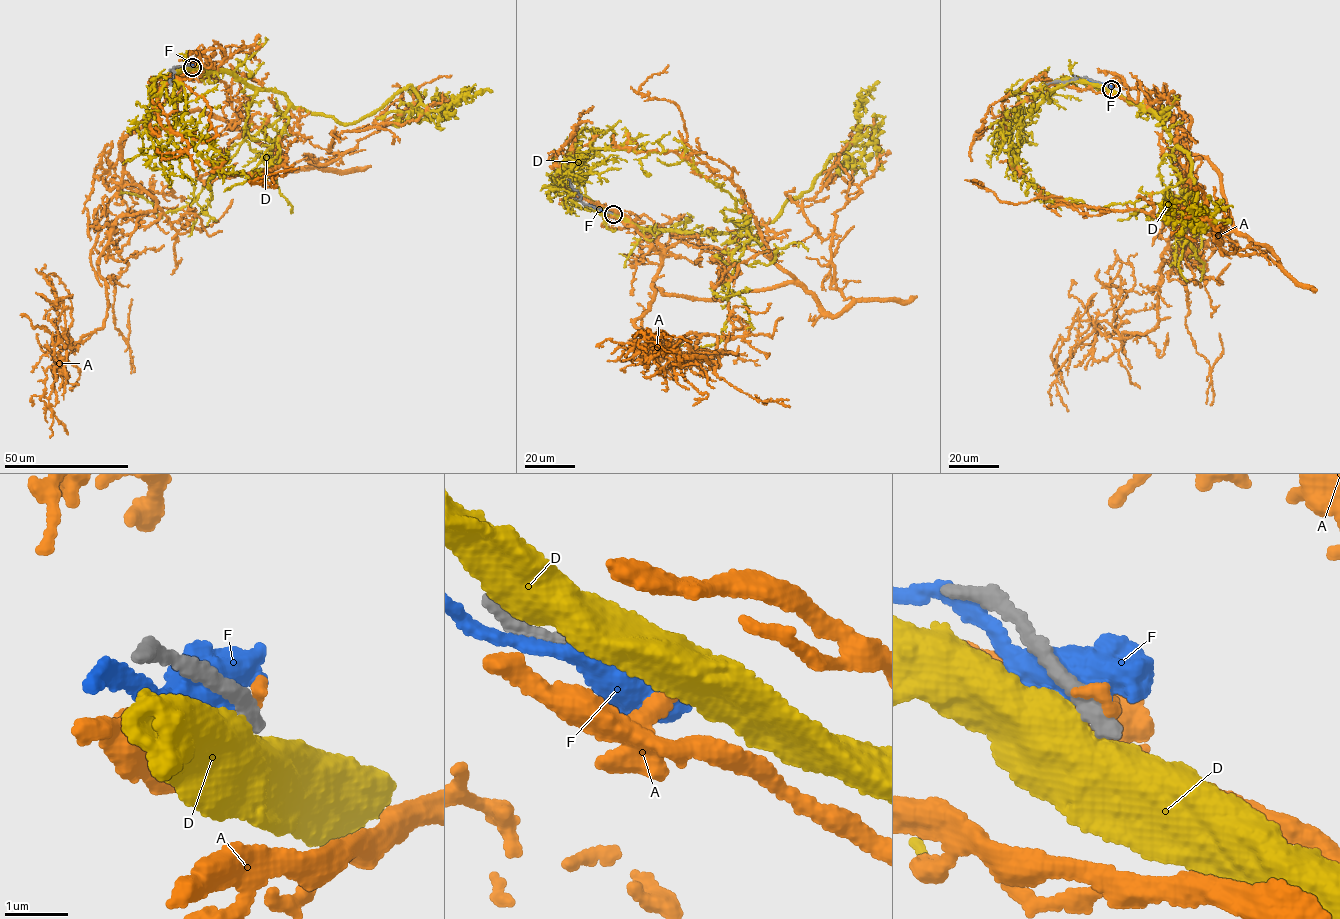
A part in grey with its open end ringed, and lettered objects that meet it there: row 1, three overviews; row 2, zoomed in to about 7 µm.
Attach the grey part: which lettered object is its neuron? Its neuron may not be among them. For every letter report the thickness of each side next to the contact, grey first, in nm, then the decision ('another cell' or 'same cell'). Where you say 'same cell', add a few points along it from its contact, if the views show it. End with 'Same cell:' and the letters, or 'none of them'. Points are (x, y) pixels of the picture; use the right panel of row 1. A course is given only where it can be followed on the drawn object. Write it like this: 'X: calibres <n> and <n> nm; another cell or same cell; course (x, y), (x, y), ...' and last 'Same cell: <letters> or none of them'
A: calibres 280 and 240 nm; another cell
D: calibres 320 and 700 nm; another cell
F: calibres 320 and 480 nm; another cell
Same cell: none of them

